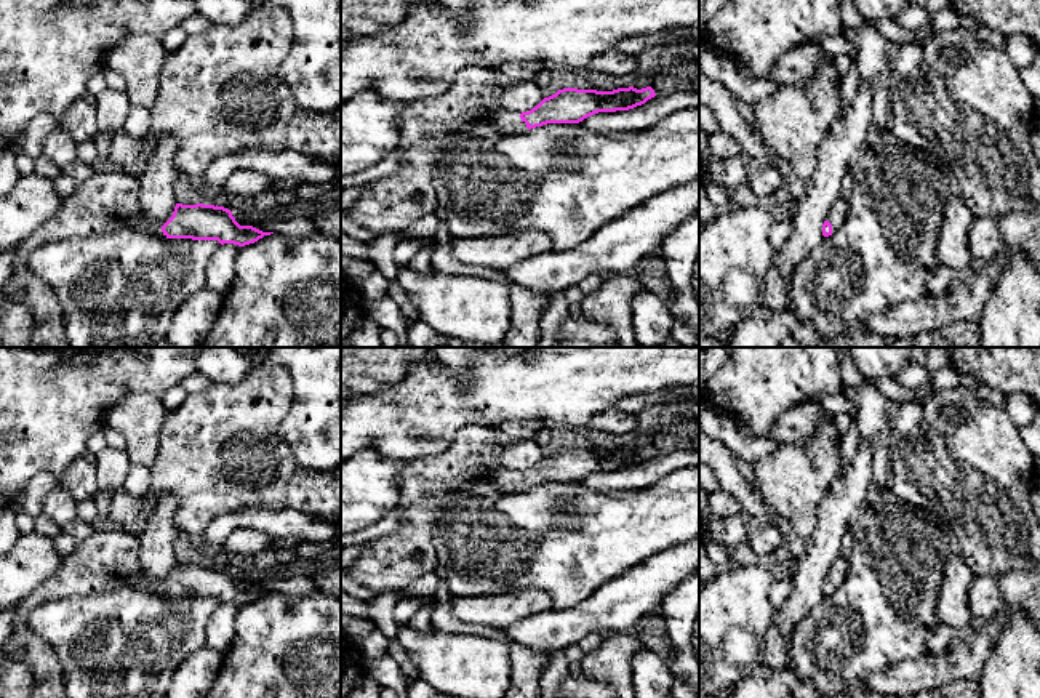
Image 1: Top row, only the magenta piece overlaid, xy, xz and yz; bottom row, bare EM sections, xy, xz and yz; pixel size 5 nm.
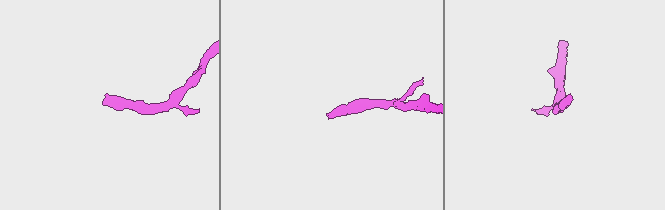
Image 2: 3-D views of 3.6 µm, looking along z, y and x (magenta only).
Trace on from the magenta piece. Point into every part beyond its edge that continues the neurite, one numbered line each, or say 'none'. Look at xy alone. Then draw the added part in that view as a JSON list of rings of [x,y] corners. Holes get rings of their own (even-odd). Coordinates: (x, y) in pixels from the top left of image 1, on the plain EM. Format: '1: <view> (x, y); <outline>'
1: xy (151, 585); [[[141,572],[141,578],[139,578],[139,586],[146,588],[147,591],[154,591],[154,592],[162,591],[162,583],[158,580],[152,580],[152,578],[146,576],[142,572]]]

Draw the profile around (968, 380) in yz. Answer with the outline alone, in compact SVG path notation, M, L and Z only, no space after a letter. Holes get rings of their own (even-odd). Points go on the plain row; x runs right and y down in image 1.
M947 347L947 349L949 349L950 367L957 371L962 386L968 389L982 386L984 383L978 376L974 376L973 373L960 371L955 367L955 347Z

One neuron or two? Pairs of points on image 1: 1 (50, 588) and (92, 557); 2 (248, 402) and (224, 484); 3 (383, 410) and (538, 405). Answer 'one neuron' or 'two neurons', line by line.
1: one neuron
2: one neuron
3: one neuron

